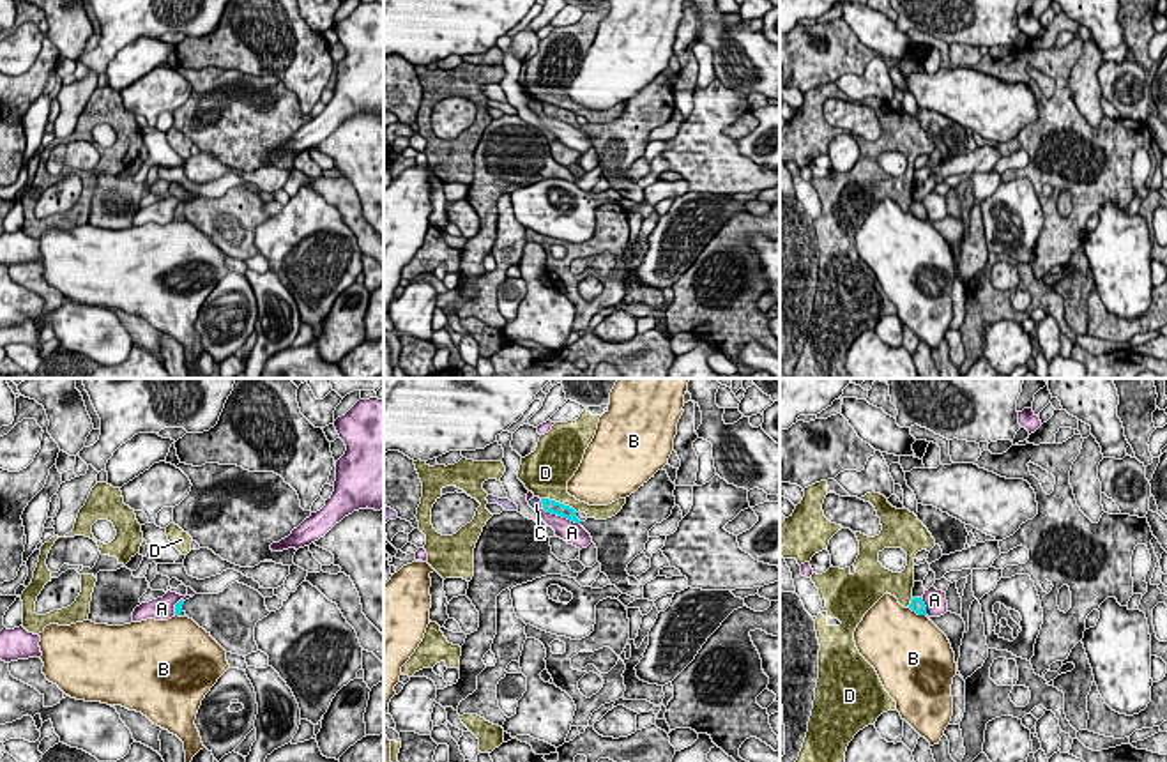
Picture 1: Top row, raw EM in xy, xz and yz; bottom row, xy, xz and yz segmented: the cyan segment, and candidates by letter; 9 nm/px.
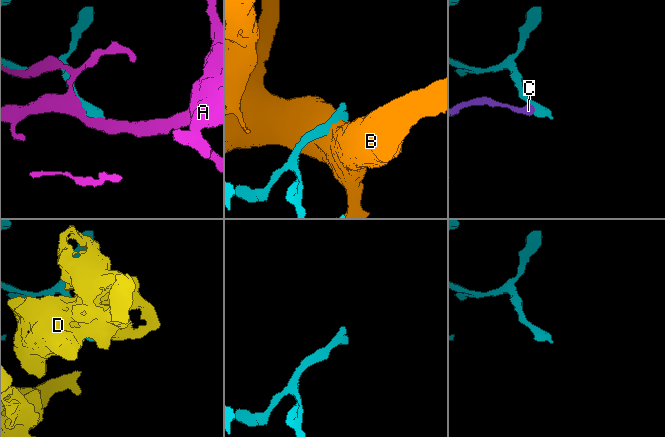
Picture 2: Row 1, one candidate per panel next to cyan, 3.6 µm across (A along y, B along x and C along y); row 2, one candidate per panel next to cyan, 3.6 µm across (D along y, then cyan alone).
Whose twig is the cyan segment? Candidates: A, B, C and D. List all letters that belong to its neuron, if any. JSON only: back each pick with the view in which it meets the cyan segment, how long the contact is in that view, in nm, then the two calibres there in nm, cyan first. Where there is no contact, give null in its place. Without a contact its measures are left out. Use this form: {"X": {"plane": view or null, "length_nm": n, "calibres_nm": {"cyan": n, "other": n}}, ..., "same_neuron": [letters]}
{"same_neuron": []}

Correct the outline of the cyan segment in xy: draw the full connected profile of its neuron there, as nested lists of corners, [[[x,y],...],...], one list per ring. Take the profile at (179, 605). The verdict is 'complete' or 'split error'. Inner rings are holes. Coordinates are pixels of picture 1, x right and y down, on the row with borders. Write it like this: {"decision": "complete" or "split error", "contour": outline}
{"decision": "split error", "contour": [[[232,583],[219,594],[194,594],[175,605],[175,615],[186,613],[203,628],[226,652],[248,656],[258,651],[255,626],[271,612],[265,598],[244,585]]]}

